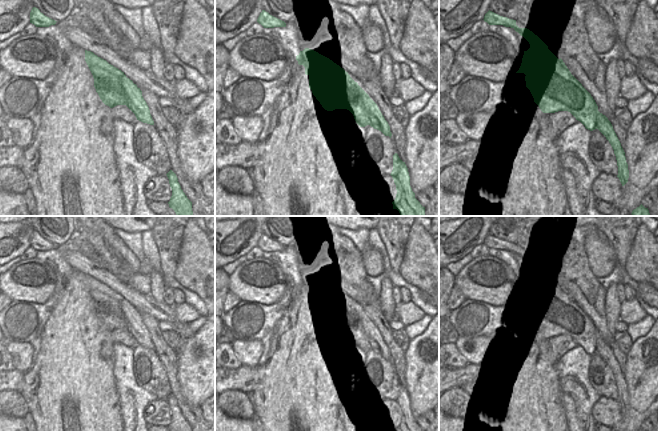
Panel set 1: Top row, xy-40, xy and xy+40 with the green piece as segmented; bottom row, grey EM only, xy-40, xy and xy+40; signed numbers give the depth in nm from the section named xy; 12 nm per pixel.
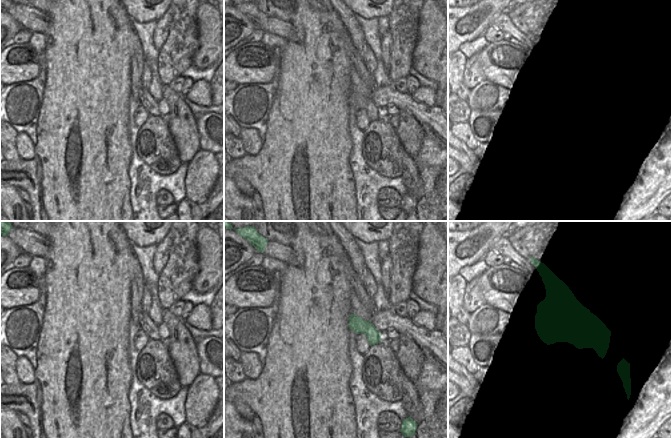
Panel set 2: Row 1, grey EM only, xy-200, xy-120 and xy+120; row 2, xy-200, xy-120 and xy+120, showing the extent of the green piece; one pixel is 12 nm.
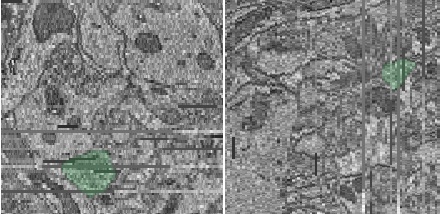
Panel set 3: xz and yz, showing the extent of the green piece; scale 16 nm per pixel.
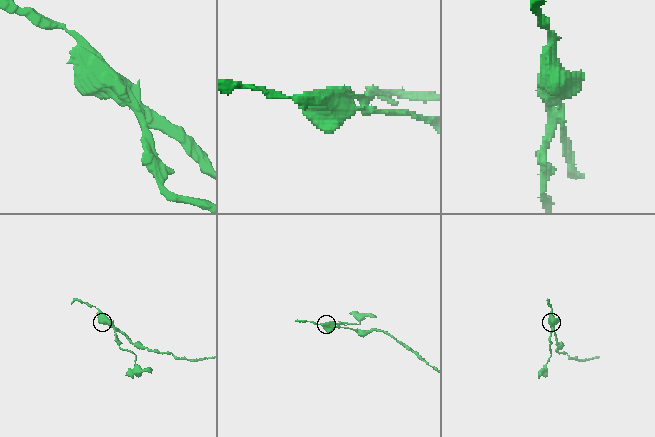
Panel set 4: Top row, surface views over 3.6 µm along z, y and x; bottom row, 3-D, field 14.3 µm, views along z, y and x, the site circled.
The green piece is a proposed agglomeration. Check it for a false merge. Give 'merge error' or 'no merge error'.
merge error

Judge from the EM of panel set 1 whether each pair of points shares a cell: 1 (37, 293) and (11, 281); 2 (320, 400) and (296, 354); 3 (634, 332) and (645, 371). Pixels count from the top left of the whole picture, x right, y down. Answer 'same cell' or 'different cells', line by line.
1: same cell
2: same cell
3: different cells

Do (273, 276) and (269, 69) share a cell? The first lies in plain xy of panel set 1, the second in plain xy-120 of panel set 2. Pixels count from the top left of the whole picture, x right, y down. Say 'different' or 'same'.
same

